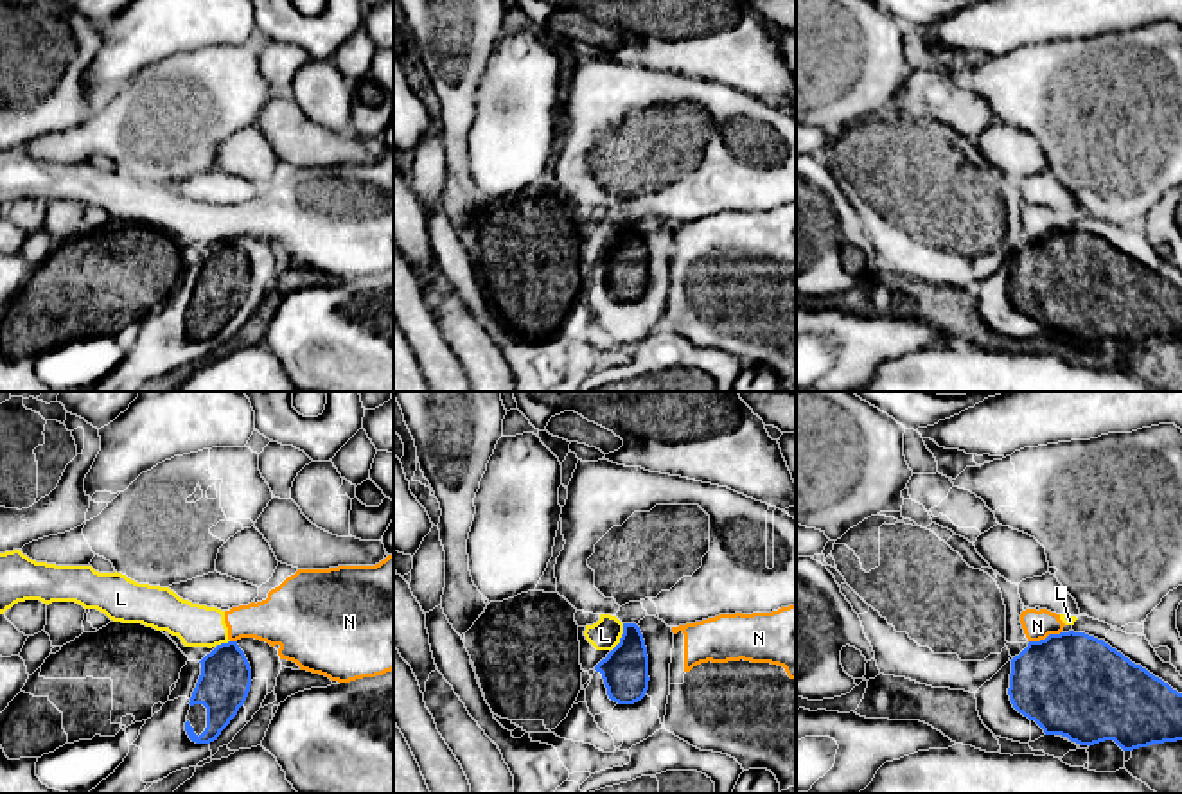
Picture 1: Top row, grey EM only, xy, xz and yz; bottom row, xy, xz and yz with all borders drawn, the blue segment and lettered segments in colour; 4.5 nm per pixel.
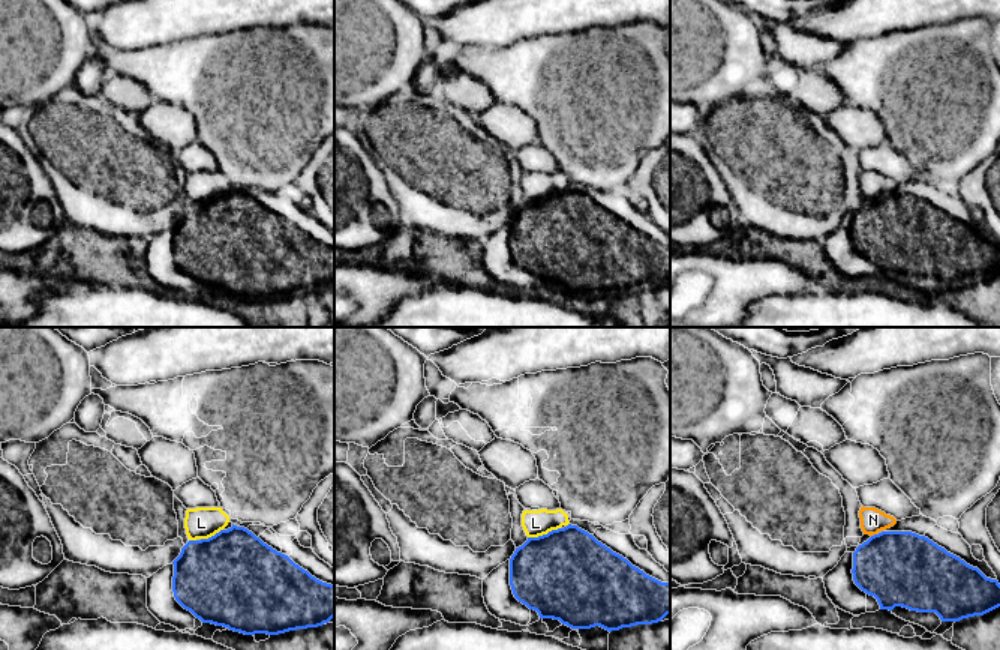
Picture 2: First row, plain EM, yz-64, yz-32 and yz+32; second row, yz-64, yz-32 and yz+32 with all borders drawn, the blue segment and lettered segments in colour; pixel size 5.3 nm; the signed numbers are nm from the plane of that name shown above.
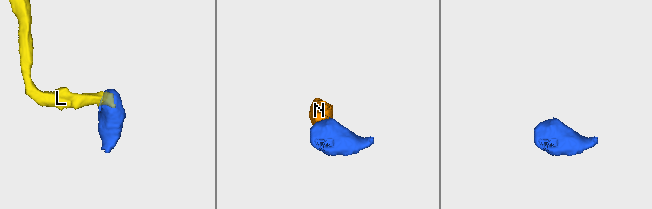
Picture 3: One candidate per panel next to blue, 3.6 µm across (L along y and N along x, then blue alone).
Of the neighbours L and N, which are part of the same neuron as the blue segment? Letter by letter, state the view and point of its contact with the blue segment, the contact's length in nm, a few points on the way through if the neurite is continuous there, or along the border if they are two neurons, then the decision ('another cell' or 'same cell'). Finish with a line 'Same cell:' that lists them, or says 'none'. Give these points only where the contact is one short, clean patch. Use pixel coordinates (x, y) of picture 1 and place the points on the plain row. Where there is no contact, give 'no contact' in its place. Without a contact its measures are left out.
L: meets blue in xz at (620, 236); contact 140 nm long; border along xz (624, 221), (620, 239), (611, 248); another cell
N: meets blue in yz at (1046, 236); contact 150 nm long; border along yz (1060, 229), (1030, 239); another cell
Same cell: none

